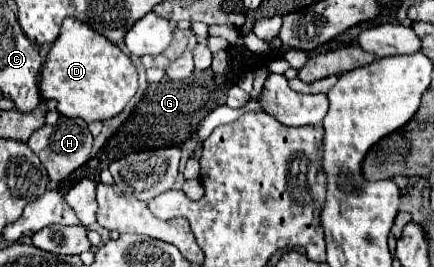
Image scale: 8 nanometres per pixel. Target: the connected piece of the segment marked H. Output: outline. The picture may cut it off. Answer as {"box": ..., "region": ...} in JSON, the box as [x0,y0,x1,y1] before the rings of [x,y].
{"box":[28,117,92,183],"region":[[[60,117],[56,125],[44,125],[32,133],[28,139],[28,147],[40,157],[42,165],[48,171],[48,177],[54,183],[64,181],[70,173],[74,173],[80,165],[84,165],[90,157],[92,149],[92,133],[88,131],[88,125],[82,119],[70,119],[70,117]]]}

